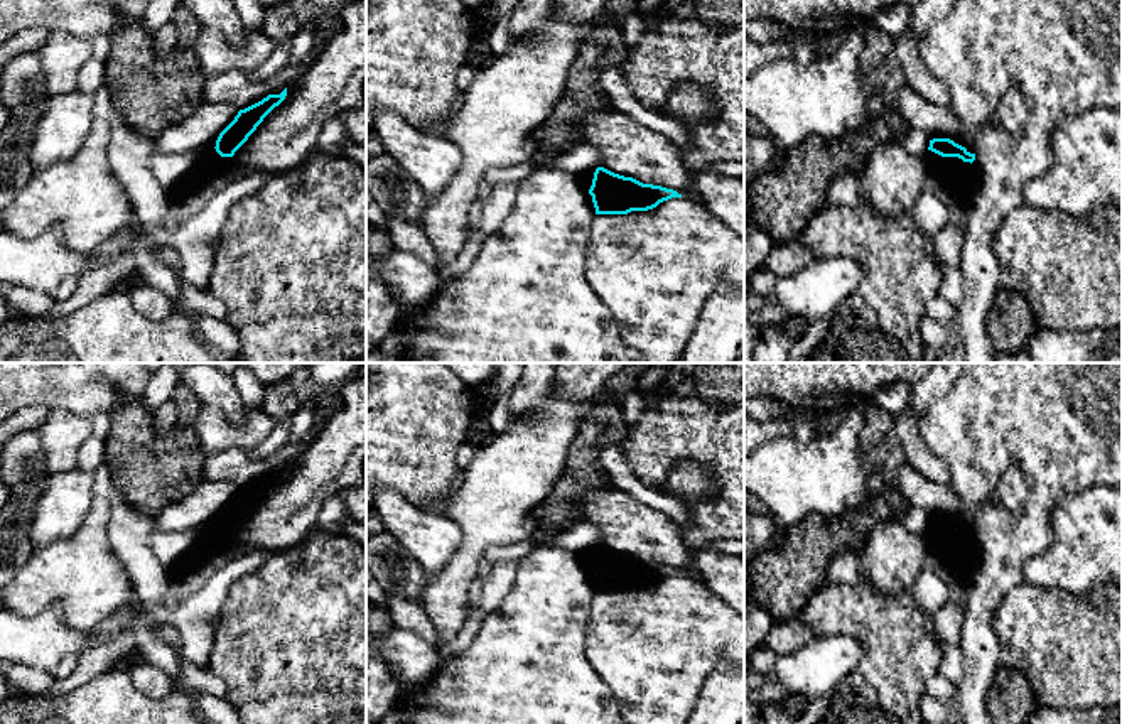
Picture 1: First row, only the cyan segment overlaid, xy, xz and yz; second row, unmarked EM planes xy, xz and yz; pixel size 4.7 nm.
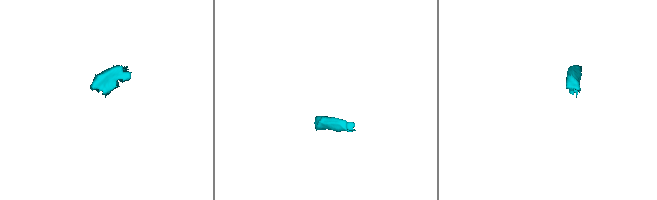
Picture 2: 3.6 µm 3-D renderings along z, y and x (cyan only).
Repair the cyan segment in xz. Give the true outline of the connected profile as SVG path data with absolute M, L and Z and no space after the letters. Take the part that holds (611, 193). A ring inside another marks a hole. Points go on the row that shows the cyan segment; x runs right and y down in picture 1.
M604 167L580 174L584 187L592 196L596 214L628 214L648 211L672 197L682 197L673 189L643 184L633 177L614 174Z

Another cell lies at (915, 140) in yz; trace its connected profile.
M909 127L901 140L901 145L908 154L926 159L930 138L923 130Z

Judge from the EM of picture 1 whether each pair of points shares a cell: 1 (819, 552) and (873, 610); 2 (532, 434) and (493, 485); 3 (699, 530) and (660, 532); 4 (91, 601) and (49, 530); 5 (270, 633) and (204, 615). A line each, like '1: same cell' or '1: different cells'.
1: different cells
2: same cell
3: different cells
4: different cells
5: different cells

